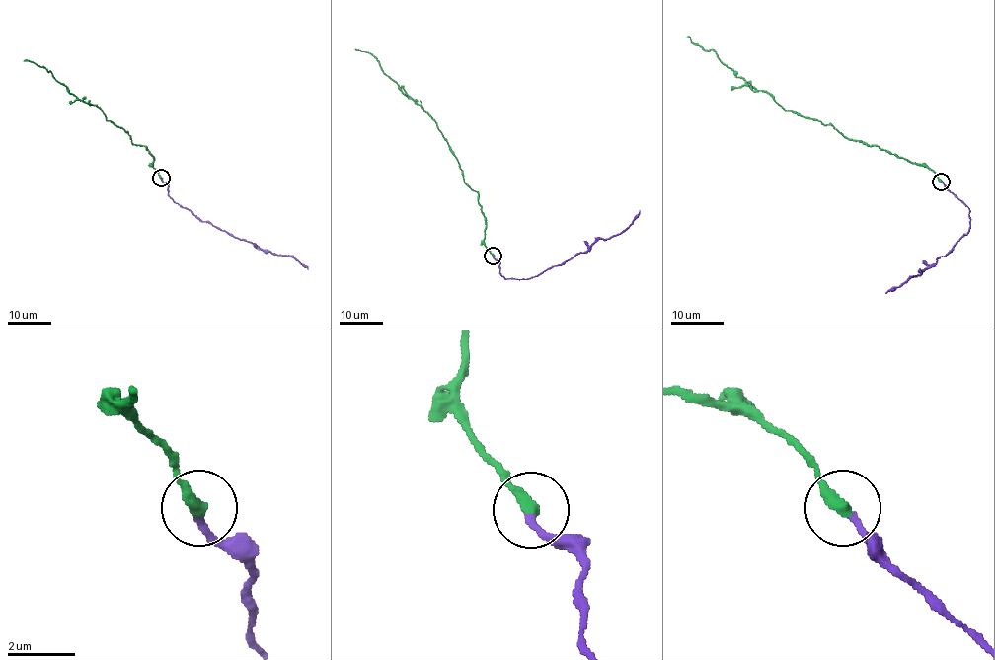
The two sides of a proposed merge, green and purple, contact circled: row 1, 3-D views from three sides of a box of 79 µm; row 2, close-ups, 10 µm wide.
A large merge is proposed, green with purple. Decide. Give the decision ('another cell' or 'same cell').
same cell

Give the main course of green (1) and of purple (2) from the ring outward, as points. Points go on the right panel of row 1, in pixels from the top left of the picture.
1: (941, 181), (925, 167), (786, 110), (770, 94), (758, 91), (734, 72), (714, 51), (704, 49), (686, 36)
2: (941, 181), (969, 210), (968, 231), (924, 271), (885, 292)

